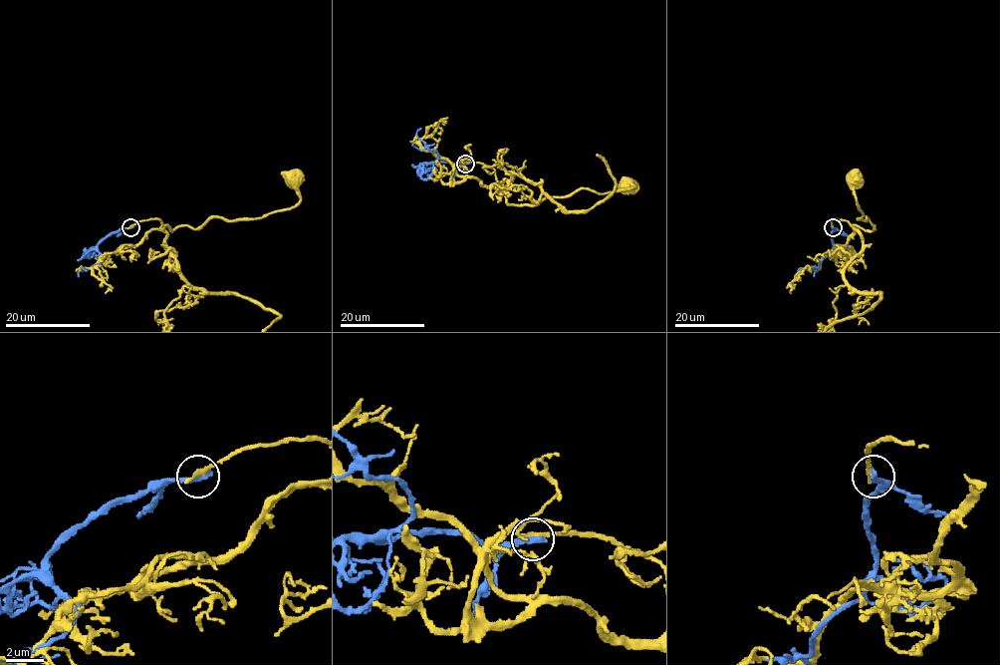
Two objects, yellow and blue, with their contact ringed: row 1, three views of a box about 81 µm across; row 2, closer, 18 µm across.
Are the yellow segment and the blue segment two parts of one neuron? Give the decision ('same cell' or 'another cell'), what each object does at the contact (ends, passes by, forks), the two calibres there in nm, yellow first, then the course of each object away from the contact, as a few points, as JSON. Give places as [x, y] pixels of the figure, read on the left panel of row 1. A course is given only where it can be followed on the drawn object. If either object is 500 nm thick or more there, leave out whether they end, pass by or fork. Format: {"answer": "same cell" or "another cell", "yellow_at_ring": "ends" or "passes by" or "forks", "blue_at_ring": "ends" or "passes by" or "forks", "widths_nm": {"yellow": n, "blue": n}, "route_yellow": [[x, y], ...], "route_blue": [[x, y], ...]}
{"answer": "another cell", "yellow_at_ring": "ends", "blue_at_ring": "ends", "widths_nm": {"yellow": 220, "blue": 400}, "route_yellow": [[130, 227], [154, 218], [172, 230], [201, 228], [214, 216], [255, 218], [292, 208], [300, 199], [296, 178]], "route_blue": [[130, 227], [111, 232], [98, 245], [103, 259], [94, 266], [82, 267], [86, 271]]}

